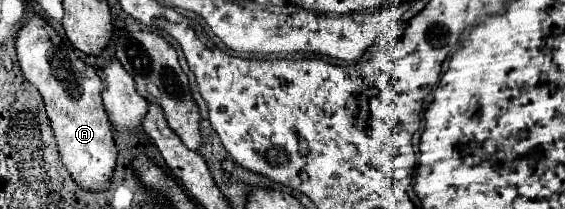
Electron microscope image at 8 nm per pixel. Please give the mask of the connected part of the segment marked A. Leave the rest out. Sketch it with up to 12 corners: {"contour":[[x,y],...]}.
{"contour":[[40,16],[16,38],[60,160],[90,192],[116,168],[102,80]]}

